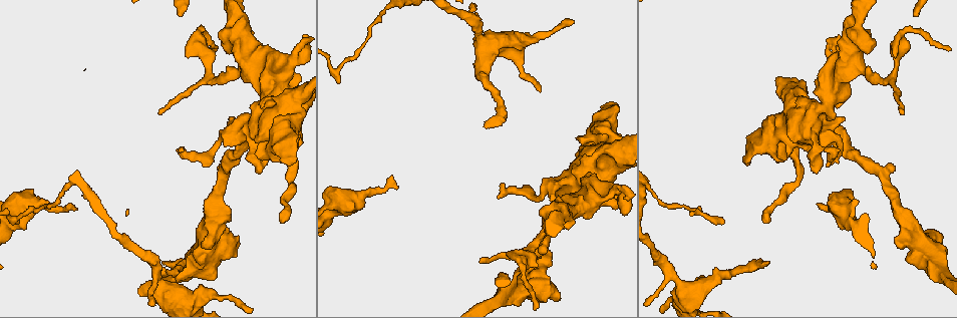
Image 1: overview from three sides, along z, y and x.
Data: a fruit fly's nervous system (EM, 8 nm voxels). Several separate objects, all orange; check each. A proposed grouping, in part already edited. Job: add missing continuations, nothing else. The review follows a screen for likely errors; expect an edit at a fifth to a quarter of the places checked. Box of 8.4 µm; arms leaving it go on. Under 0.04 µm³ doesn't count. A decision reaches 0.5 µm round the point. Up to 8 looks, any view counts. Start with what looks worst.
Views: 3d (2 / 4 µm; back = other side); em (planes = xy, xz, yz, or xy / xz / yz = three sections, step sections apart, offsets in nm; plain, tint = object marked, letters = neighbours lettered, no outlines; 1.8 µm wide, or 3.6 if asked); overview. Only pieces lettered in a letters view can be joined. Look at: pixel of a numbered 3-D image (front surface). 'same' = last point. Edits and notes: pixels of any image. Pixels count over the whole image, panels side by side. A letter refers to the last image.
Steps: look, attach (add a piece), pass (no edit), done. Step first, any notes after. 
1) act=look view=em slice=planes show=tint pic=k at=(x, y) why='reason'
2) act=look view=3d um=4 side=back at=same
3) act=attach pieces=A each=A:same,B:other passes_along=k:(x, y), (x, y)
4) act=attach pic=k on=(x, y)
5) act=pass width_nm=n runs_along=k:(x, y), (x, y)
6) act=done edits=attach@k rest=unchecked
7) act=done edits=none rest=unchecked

act=look view=em um=3.6 slice=planes show=letters pic=1 at=(164, 264) why='branch stops here'

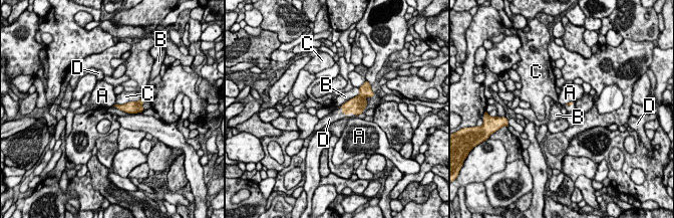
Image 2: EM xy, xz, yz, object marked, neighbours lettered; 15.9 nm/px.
act=attach pieces=D each=A:other,B:other,C:other,D:same passes_along=2:(355, 105), (345, 114), (336, 115) found='the cell continues'

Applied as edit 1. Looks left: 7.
act=look view=overview

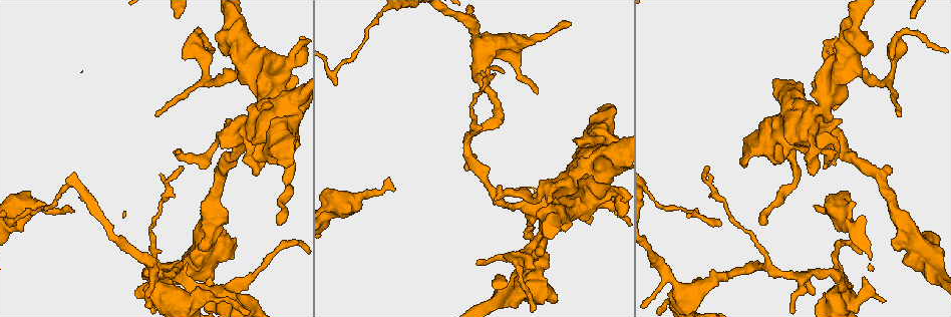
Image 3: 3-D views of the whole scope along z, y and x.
act=look view=em slice=xy step=4 show=tint pic=3 at=(389, 178) why='branch stops here'

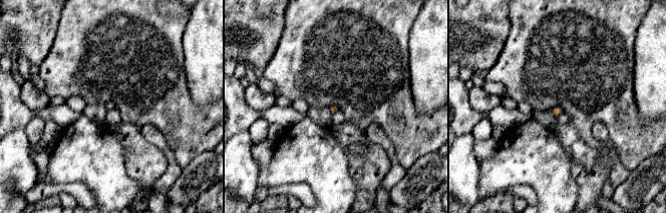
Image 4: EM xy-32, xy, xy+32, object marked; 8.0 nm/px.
act=look view=em slice=planes show=letters at=same

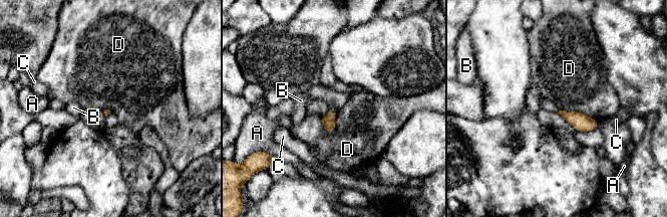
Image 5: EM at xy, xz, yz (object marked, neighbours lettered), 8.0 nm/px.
act=pass each=A:other,B:other,C:other,D:other border=5:(336, 113), (335, 129), (328, 134) found='no lettered piece goes on from it'

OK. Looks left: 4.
act=look view=3d um=4 pic=3 at=(227, 215) why='free end'

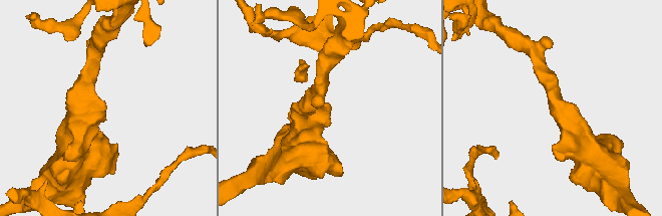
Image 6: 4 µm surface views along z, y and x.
act=look view=em slice=xy step=8 show=letters pic=6 at=(331, 107)

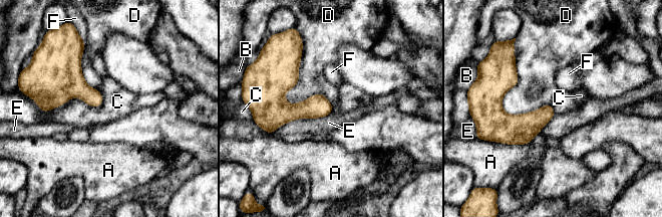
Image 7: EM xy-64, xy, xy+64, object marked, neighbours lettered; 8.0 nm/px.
act=look view=em slice=planes show=letters at=same why='another direction'

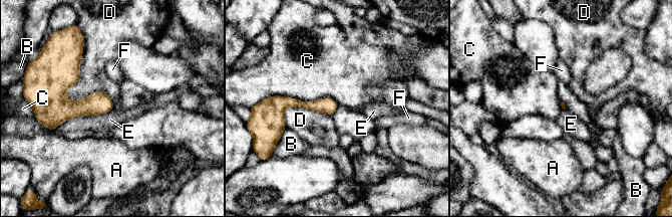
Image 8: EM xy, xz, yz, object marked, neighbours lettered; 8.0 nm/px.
act=pass each=A:other,B:other,C:other,D:other,E:other,F:other border=8:(268, 96), (331, 97), (339, 104) found='no lettered piece goes on from it'

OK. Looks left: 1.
act=look view=em slice=planes show=letters pic=3 at=(518, 42) why='calibre changes'

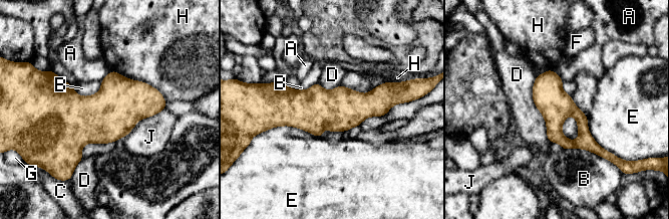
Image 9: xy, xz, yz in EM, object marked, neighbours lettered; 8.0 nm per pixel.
act=pass each=A:other,B:other,C:other,D:other,E:other,F:other,G:other,H:other,J:other runs_along=9:(391, 97), (371, 104), (272, 103) found='no lettered piece goes on from it'

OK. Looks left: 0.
act=done edits=attach@2 rest=unchecked

